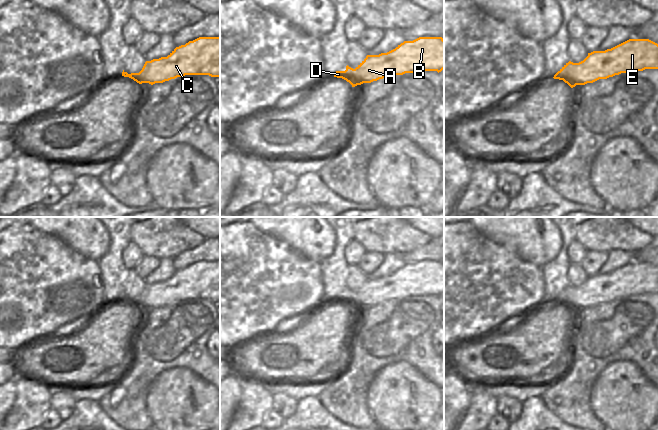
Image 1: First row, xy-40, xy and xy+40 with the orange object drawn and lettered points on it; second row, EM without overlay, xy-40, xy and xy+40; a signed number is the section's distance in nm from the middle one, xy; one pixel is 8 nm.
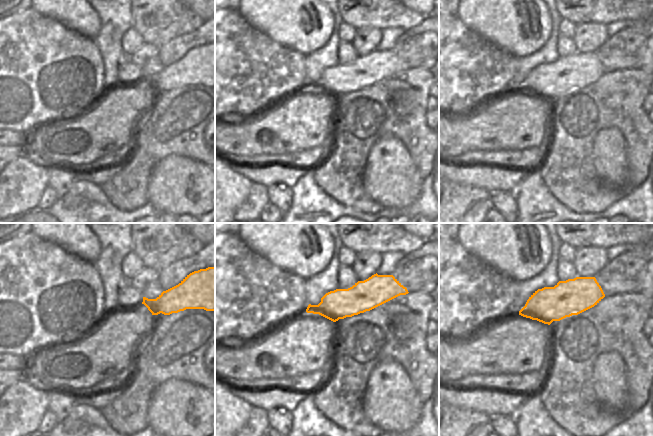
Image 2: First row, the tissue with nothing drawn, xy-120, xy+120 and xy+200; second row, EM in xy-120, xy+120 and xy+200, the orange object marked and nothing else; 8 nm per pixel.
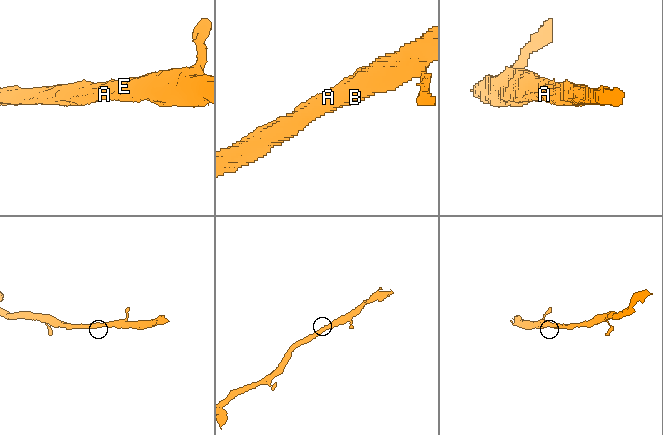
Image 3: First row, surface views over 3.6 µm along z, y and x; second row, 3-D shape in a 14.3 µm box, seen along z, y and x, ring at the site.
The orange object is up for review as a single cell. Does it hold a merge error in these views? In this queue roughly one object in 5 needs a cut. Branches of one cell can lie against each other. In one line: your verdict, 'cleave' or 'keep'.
keep

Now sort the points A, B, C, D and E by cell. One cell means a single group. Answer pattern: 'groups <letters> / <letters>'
groups A B C D E

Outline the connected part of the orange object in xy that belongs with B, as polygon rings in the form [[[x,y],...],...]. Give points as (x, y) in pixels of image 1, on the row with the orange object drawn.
[[[419,37],[413,41],[404,41],[395,49],[379,55],[367,55],[355,68],[346,66],[345,71],[336,71],[334,77],[342,78],[352,87],[363,83],[371,83],[391,75],[417,73],[419,71],[437,71],[444,69],[444,39],[442,37]]]

